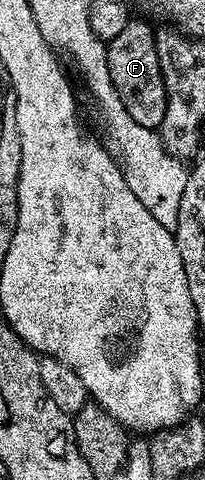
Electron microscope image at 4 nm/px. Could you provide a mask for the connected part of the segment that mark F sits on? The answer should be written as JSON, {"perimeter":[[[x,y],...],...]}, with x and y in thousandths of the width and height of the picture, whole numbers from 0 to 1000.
{"perimeter":[[[634,40],[620,54],[566,79],[527,85],[512,119],[522,146],[541,150],[541,171],[639,246],[678,254],[678,263],[780,269],[795,238],[815,225],[815,196],[795,179],[776,113],[766,110],[766,79],[756,58],[698,42]]]}

